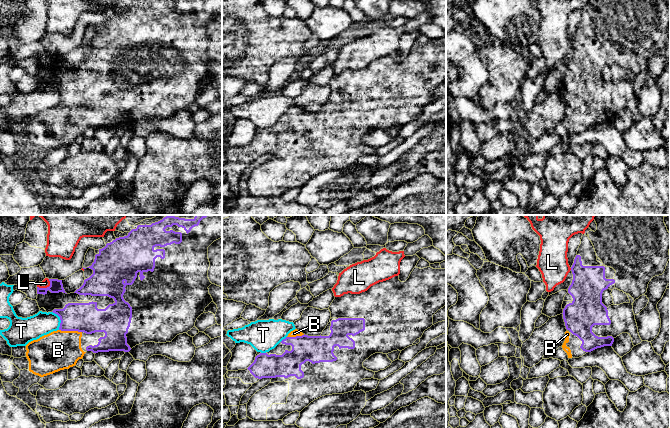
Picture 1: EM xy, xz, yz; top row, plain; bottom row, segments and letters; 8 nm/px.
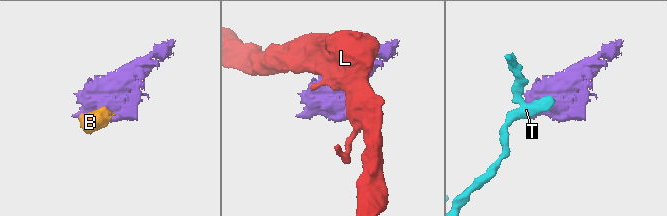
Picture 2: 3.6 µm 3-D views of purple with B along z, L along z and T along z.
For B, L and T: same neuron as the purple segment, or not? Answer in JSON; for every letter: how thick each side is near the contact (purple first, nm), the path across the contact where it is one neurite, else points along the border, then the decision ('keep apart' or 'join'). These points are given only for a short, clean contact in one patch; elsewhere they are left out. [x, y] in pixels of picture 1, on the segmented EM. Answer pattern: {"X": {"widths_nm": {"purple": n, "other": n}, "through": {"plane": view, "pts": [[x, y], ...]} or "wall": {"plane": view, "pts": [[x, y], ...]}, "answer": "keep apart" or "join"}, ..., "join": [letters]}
{"B": {"widths_nm": {"purple": 240, "other": 320}, "through": {"plane": "xy", "pts": [[83, 317], [70, 330], [66, 342], [58, 350]]}, "answer": "join"}, "L": {"widths_nm": {"purple": 110, "other": 70}, "wall": {"plane": "xy", "pts": [[49, 279], [47, 287], [37, 287]]}, "answer": "keep apart"}, "T": {"widths_nm": {"purple": 240, "other": 190}, "wall": {"plane": "xy", "pts": [[52, 311], [59, 317], [59, 329]]}, "answer": "keep apart"}, "join": ["B"]}

